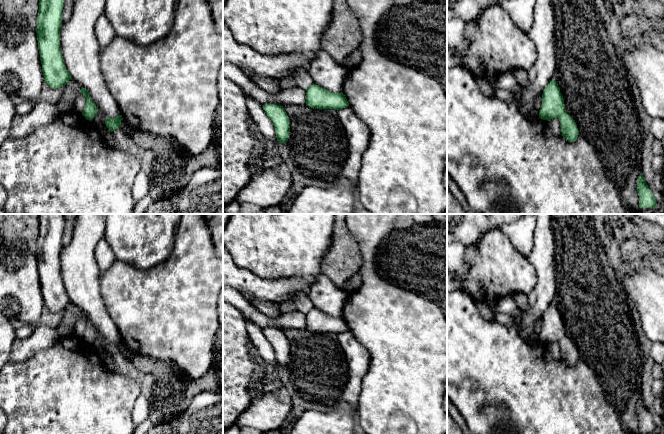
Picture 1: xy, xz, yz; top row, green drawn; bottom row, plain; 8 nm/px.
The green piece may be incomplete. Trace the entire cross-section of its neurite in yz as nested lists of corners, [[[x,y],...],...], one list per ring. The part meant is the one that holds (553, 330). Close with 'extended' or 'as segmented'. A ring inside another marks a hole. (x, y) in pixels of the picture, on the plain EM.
[[[554,303],[545,311],[542,318],[542,330],[539,342],[550,345],[558,342],[560,345],[561,359],[570,366],[575,366],[579,355],[573,342],[566,336],[564,322]]] | as segmented

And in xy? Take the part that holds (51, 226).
[[[38,214],[37,264],[44,306],[51,312],[65,311],[71,302],[60,272],[64,214]]] | as segmented

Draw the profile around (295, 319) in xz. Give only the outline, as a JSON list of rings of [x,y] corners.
[[[223,286],[223,302],[236,307],[247,321],[255,323],[262,329],[277,328],[284,330],[288,328],[306,328],[305,313],[295,310],[290,313],[281,313],[277,318],[269,318],[251,305],[240,292],[230,287]]]

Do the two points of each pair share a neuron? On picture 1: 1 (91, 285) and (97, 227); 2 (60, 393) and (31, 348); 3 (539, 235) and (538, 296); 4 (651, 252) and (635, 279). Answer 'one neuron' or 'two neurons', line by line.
1: one neuron
2: two neurons
3: one neuron
4: two neurons

